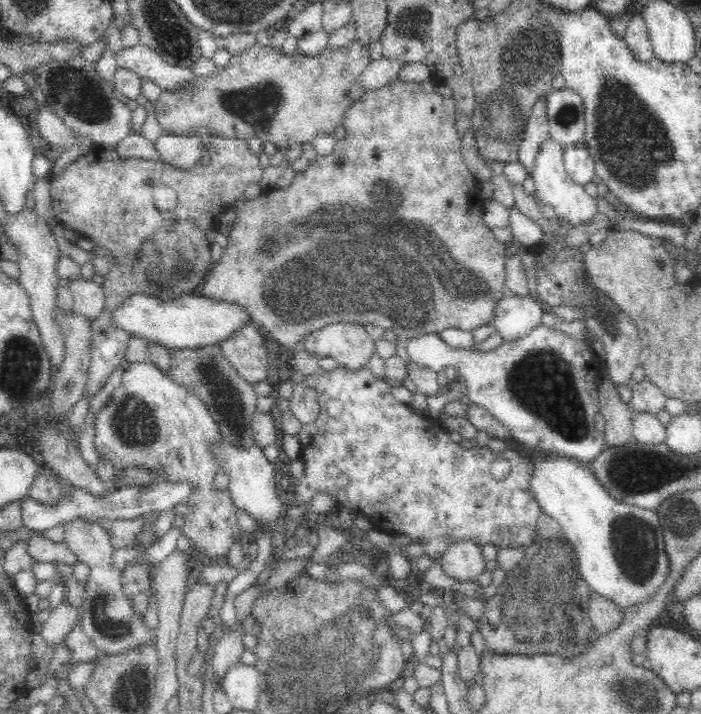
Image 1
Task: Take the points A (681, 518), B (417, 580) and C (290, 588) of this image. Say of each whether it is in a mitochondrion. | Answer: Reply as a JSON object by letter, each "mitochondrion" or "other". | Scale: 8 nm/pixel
{"A":"mitochondrion","B":"other","C":"other"}

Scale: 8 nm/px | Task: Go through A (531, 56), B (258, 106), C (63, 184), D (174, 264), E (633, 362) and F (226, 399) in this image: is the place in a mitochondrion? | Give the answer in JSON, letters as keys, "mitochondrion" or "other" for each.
{"A":"mitochondrion","B":"mitochondrion","C":"other","D":"mitochondrion","E":"other","F":"mitochondrion"}

